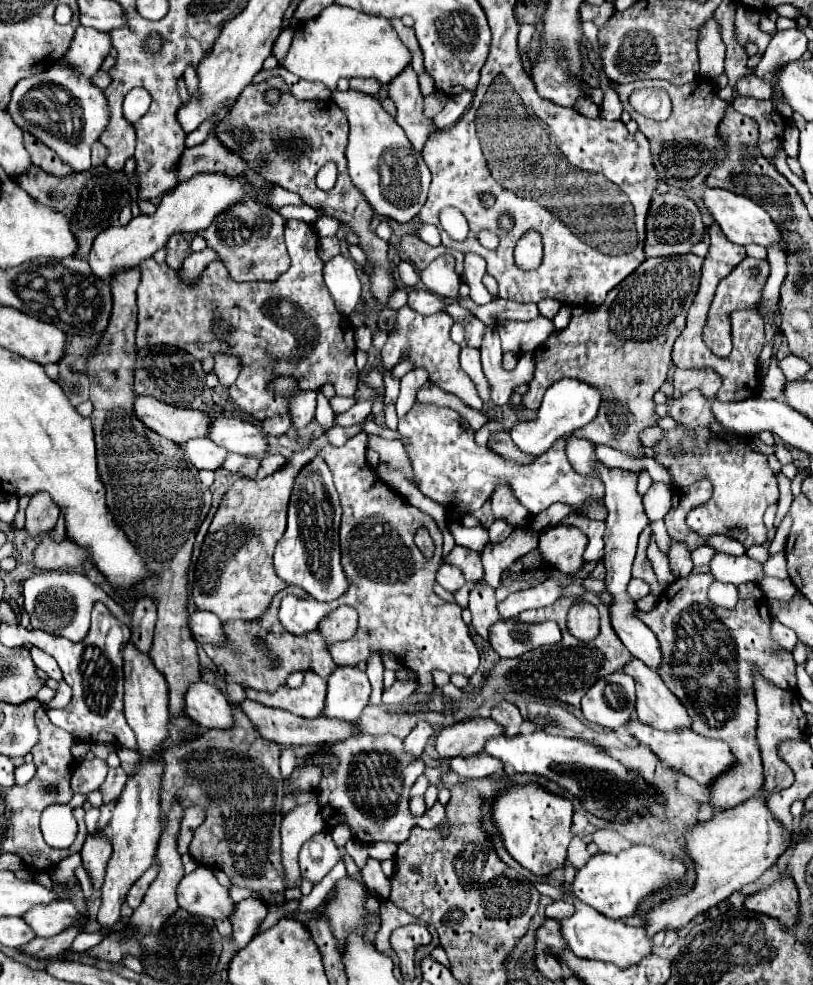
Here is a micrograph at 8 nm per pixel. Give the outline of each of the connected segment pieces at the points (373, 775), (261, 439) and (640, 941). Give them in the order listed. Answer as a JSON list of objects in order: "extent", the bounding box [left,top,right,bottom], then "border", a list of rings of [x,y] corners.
[{"extent":[316,735,448,843],"border":[[[380,735],[376,741],[344,739],[344,743],[330,745],[330,755],[338,759],[338,767],[322,777],[316,787],[316,795],[322,807],[322,819],[328,827],[348,825],[352,837],[362,843],[394,841],[402,843],[408,839],[410,827],[420,825],[424,829],[438,829],[442,837],[448,835],[446,817],[414,817],[410,815],[410,787],[424,773],[422,757],[406,755],[402,751],[402,739],[394,735]]]},{"extent":[208,417,268,457],"border":[[[240,417],[214,419],[208,431],[208,439],[224,447],[226,451],[240,453],[240,455],[258,457],[268,451],[268,439],[264,431],[256,423],[244,421]]]},{"extent":[562,899,654,969],"border":[[[572,899],[576,911],[572,917],[562,919],[562,935],[568,943],[568,949],[572,949],[574,955],[582,957],[582,959],[596,959],[596,961],[610,961],[616,963],[618,967],[626,969],[632,967],[634,963],[642,961],[642,957],[650,955],[654,945],[652,941],[646,937],[644,929],[638,927],[630,927],[622,921],[614,921],[614,919],[606,919],[602,913],[594,911],[592,907],[588,907],[586,903]]]}]

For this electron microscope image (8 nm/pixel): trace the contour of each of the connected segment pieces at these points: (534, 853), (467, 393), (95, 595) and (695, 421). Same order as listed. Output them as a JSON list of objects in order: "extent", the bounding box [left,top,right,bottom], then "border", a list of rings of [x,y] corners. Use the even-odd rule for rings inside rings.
[{"extent":[492,785,574,875],"border":[[[538,785],[514,787],[500,793],[494,801],[492,815],[498,831],[502,833],[504,845],[510,855],[534,875],[550,875],[554,869],[562,867],[566,861],[566,851],[572,841],[572,813],[574,807],[568,799],[544,791]]]},{"extent":[382,305,484,411],"border":[[[408,305],[402,307],[398,311],[398,327],[396,331],[388,337],[386,345],[382,347],[382,357],[384,357],[384,367],[390,369],[400,361],[400,355],[404,349],[410,349],[408,359],[416,365],[416,367],[424,367],[430,373],[430,381],[434,385],[438,385],[440,389],[458,395],[468,407],[482,411],[484,403],[476,393],[476,387],[472,383],[472,379],[460,369],[458,363],[458,355],[460,355],[461,347],[454,345],[450,339],[450,315],[446,311],[434,313],[434,315],[420,315],[414,309],[410,309]]]},{"extent":[24,571,104,643],"border":[[[40,571],[24,581],[24,611],[30,615],[34,629],[50,635],[60,635],[72,643],[80,643],[90,631],[90,607],[102,601],[104,591],[94,585],[86,575],[72,571]]]},{"extent":[653,389,778,549],"border":[[[692,389],[676,399],[670,407],[670,417],[680,429],[664,430],[663,439],[653,447],[653,458],[670,471],[672,483],[677,488],[688,486],[704,475],[714,485],[714,495],[708,503],[696,507],[686,517],[688,527],[696,533],[732,537],[740,541],[744,549],[750,545],[762,545],[766,541],[762,515],[772,503],[778,503],[778,481],[768,467],[768,457],[756,451],[746,435],[722,431],[710,411],[710,399],[706,399],[698,389]],[[679,447],[686,452],[679,456],[668,453],[669,449]]]}]

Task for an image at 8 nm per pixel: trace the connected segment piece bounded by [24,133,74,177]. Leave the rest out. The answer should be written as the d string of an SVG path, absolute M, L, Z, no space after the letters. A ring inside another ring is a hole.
M24 133L24 145L32 157L32 163L36 167L40 167L42 171L46 171L50 175L58 175L58 177L74 173L74 169L68 163L62 163L58 159L58 155L54 155L54 151L50 151L40 139L34 139L34 135Z

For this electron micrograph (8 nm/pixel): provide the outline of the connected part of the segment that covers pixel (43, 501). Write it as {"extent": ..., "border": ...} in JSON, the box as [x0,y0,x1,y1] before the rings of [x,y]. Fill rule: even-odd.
{"extent":[26,493,60,537],"border":[[[48,493],[34,495],[26,509],[26,531],[30,537],[42,537],[44,533],[50,533],[60,517],[58,507],[54,507],[54,501]]]}

